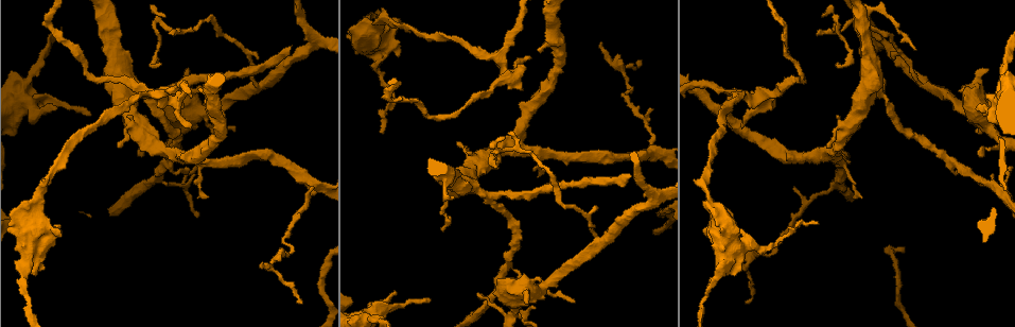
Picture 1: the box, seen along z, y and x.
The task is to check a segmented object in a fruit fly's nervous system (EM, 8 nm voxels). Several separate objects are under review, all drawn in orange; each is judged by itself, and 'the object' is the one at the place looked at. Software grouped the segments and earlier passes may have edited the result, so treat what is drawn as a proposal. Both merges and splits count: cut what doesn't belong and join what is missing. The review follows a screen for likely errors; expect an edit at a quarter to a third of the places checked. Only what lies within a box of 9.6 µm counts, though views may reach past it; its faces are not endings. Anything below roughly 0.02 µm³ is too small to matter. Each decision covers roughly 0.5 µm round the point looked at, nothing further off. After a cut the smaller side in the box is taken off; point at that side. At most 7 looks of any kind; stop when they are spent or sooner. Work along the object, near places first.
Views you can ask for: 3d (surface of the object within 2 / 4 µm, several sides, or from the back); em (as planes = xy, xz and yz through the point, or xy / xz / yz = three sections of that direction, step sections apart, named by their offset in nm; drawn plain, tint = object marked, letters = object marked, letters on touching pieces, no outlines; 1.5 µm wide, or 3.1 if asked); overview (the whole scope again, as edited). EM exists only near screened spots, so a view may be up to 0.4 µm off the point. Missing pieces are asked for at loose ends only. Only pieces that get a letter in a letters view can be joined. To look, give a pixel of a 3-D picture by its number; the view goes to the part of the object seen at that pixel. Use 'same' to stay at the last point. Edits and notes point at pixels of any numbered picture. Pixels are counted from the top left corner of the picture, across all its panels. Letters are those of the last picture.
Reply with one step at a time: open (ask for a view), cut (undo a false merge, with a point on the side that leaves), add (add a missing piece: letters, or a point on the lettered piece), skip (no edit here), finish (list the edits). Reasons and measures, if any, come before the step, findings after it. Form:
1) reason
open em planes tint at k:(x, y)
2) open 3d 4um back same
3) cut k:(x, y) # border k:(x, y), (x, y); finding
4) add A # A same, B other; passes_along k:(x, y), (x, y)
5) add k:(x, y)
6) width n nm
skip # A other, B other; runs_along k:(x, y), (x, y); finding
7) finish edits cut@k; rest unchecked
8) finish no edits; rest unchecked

abrupt turn
open em planes letters at 1:(50, 24)

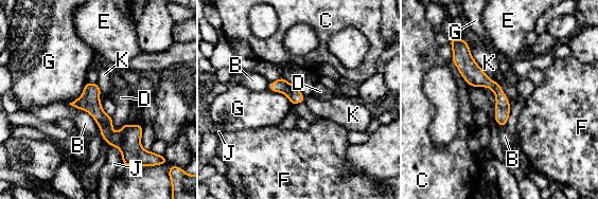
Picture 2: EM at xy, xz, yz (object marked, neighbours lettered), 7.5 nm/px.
skip # B other, C other, D other, E other, F other, G other, J other, K other; all the same neuron

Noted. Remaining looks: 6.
thin end
open em planes tint at 1:(835, 64)

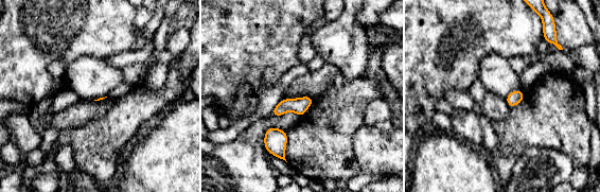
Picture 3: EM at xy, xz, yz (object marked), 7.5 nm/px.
open em planes letters same

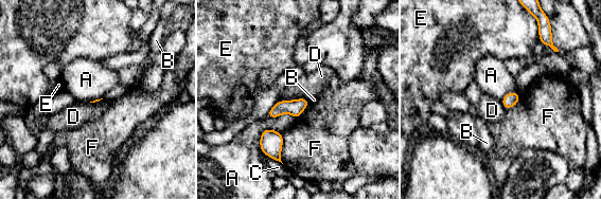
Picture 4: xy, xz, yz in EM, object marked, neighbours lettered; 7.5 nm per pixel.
skip # A other, B other, C other, D other, E other, F other; border 4:(281, 132), (265, 129), (261, 151); no lettered piece goes on from it

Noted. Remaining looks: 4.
thin end
open 3d 2um at 1:(983, 116)

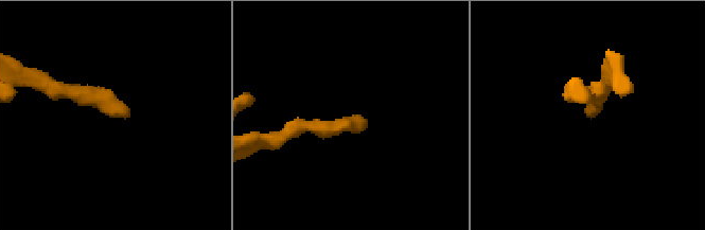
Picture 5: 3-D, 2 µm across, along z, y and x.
open em planes letters at 5:(128, 116)

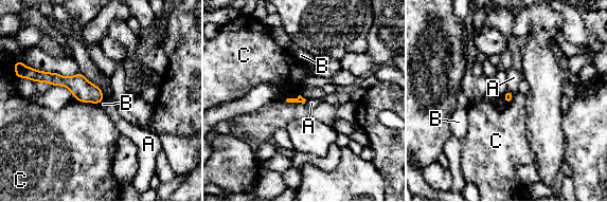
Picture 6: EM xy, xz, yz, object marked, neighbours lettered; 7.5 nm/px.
longest_contact A 170 nm
skip # A other, B other, C other; border 6:(82, 72), (87, 79), (97, 87); no lettered piece goes on from it

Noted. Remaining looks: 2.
finish no edits; rest unchecked

